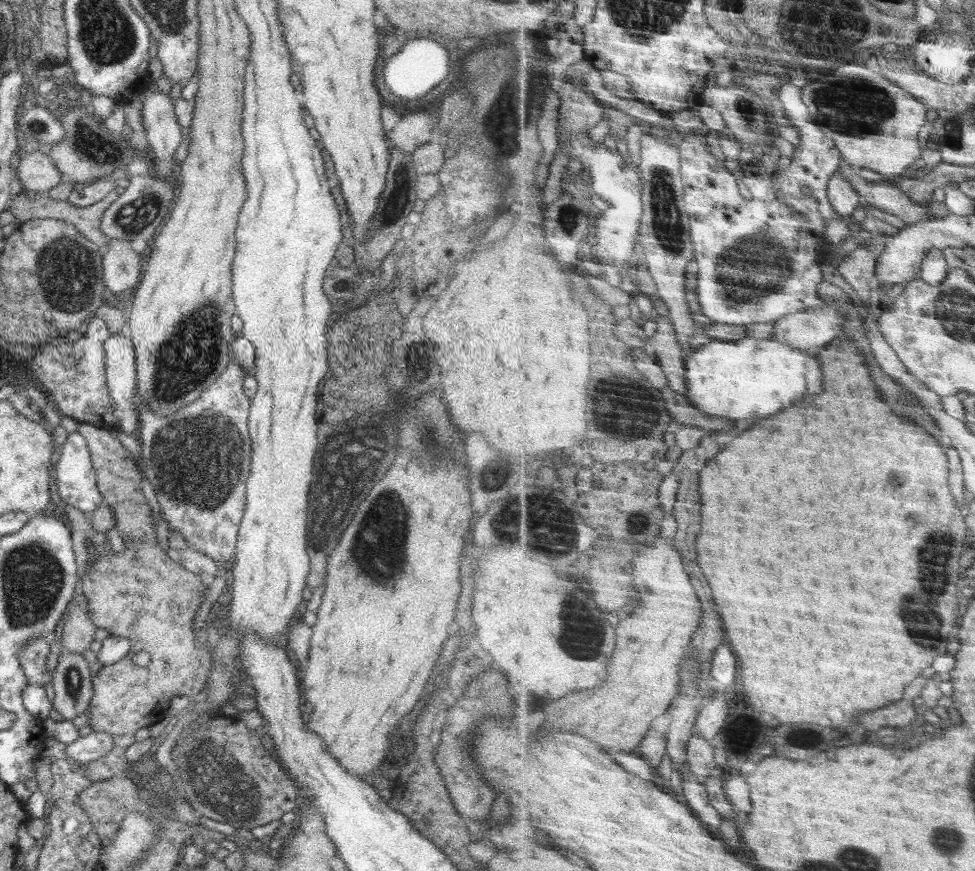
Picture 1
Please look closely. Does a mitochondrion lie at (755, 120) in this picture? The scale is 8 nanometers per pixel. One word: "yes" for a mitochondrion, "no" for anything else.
yes

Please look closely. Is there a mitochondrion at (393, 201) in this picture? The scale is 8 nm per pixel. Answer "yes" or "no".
no

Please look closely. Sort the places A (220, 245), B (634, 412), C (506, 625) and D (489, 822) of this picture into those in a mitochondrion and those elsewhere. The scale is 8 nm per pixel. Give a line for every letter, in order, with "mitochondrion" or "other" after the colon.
A: other
B: mitochondrion
C: other
D: other

